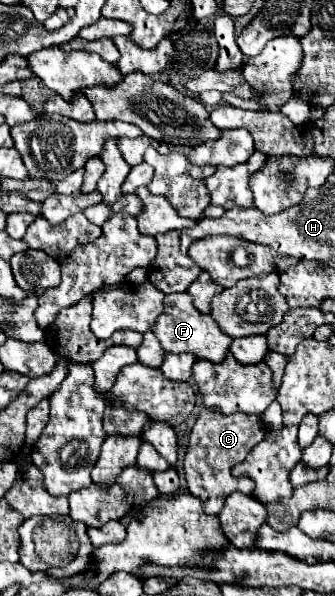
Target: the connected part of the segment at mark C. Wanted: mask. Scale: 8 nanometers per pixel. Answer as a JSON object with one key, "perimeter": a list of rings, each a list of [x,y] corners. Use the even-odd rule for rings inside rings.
{"perimeter":[[[204,409],[198,415],[186,447],[184,469],[188,491],[202,501],[208,515],[218,515],[226,503],[226,497],[234,491],[252,495],[252,481],[248,481],[248,477],[234,477],[230,471],[252,451],[254,445],[264,439],[264,427],[266,425],[260,417],[248,417],[244,413],[220,417],[218,413],[208,413],[208,409]]]}

